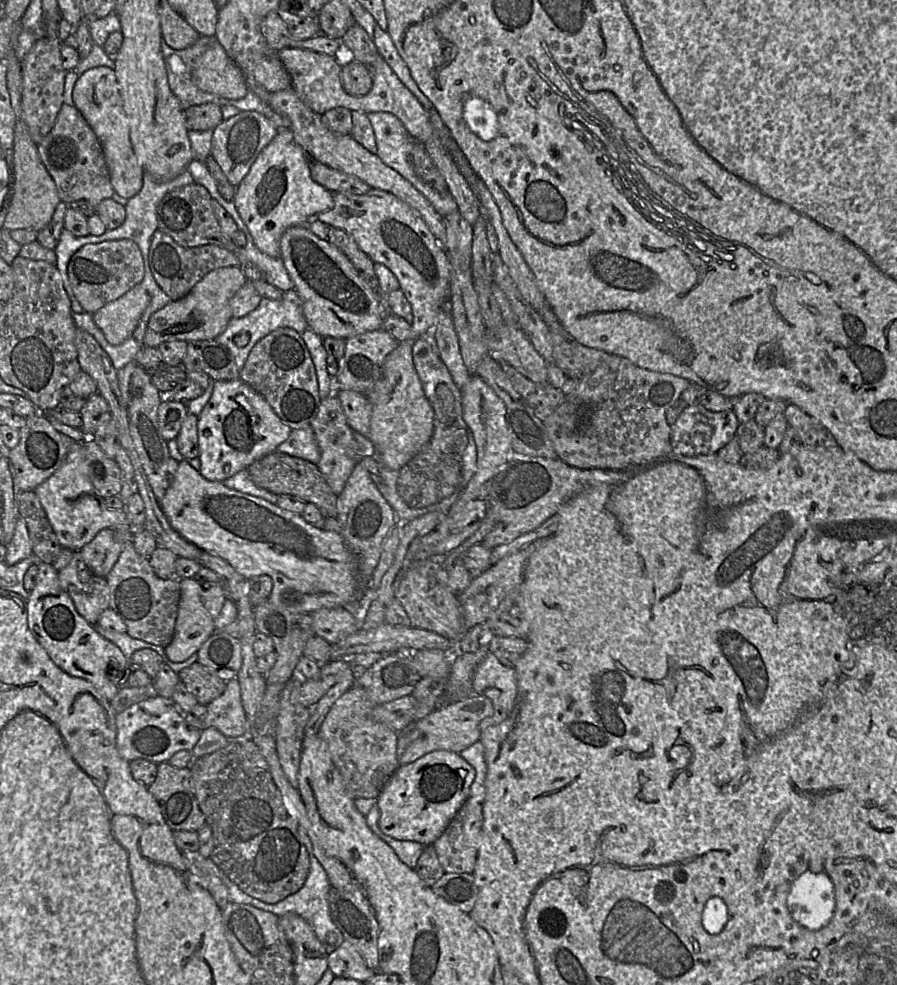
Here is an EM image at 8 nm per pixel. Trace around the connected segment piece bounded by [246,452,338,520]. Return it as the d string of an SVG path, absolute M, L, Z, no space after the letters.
M274 452L254 462L246 470L250 480L259 488L277 496L294 496L307 504L313 504L321 511L324 520L337 518L338 495L333 492L316 464L285 453Z

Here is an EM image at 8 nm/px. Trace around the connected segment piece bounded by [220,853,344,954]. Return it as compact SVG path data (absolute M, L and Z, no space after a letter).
M313 853L309 854L309 860L310 870L302 888L296 893L286 897L282 901L275 904L268 904L245 894L221 870L220 876L222 878L220 879L228 889L229 902L251 905L260 910L271 912L278 917L283 916L287 913L295 913L304 918L312 926L318 939L325 945L327 953L330 954L344 942L344 938L337 926L334 924L330 915L329 892L331 885L329 883L327 874Z

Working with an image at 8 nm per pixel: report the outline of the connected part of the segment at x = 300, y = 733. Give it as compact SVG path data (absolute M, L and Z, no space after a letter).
M293 677L285 683L281 698L281 710L277 717L274 733L281 768L295 788L297 788L302 741L311 716L311 709L292 704L290 694L295 685L305 680L309 679L294 679Z

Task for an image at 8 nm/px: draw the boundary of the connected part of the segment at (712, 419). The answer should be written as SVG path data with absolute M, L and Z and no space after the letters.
M701 405L688 406L671 426L672 452L691 457L715 454L734 439L739 425L740 422L732 410L712 412Z

